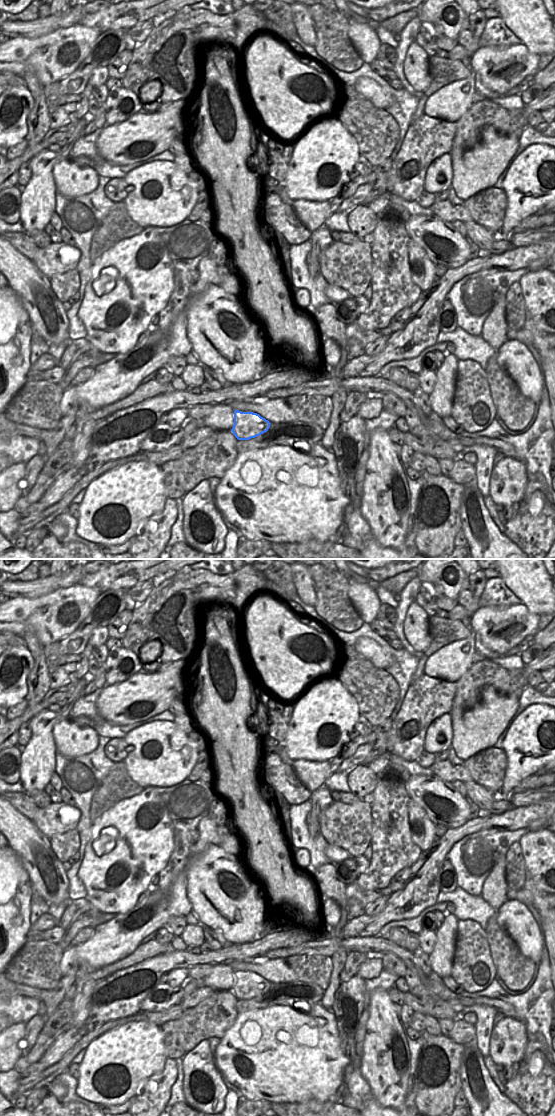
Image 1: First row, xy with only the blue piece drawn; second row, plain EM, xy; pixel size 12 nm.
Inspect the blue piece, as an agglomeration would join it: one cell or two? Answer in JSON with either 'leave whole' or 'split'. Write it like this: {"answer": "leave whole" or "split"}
{"answer": "split"}

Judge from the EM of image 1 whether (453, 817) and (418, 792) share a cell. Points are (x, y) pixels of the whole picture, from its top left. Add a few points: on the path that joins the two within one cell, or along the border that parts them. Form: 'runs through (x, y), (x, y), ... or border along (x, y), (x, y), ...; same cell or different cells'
runs through (444, 808), (427, 792); same cell

